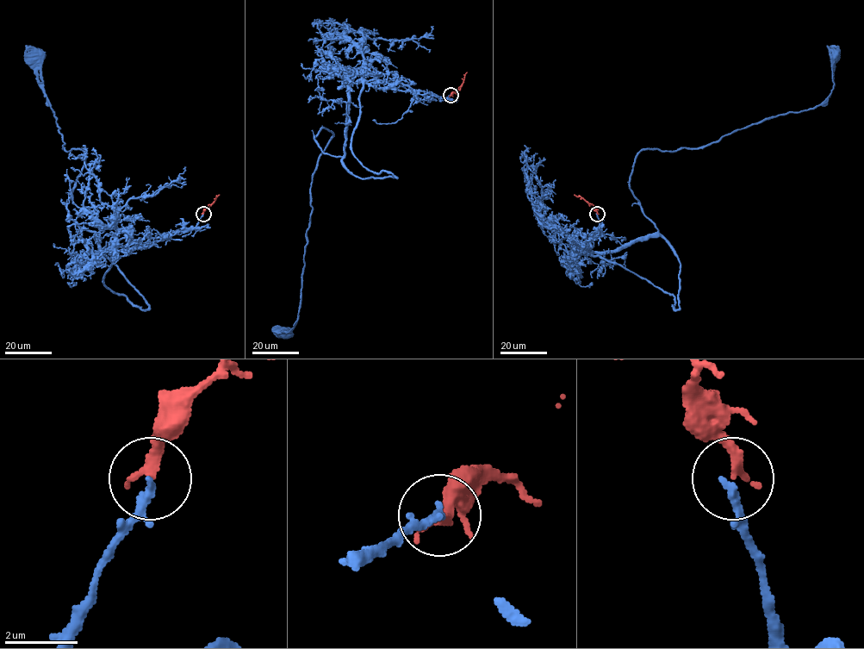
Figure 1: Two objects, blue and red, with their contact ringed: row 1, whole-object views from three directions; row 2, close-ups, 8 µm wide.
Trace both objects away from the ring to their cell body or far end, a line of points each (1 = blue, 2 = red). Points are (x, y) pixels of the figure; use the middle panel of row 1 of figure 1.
1: (450, 95), (355, 83), (344, 154), (326, 153), (314, 137), (332, 134), (313, 176), (298, 318), (284, 333)
2: (450, 95), (459, 90), (467, 71)

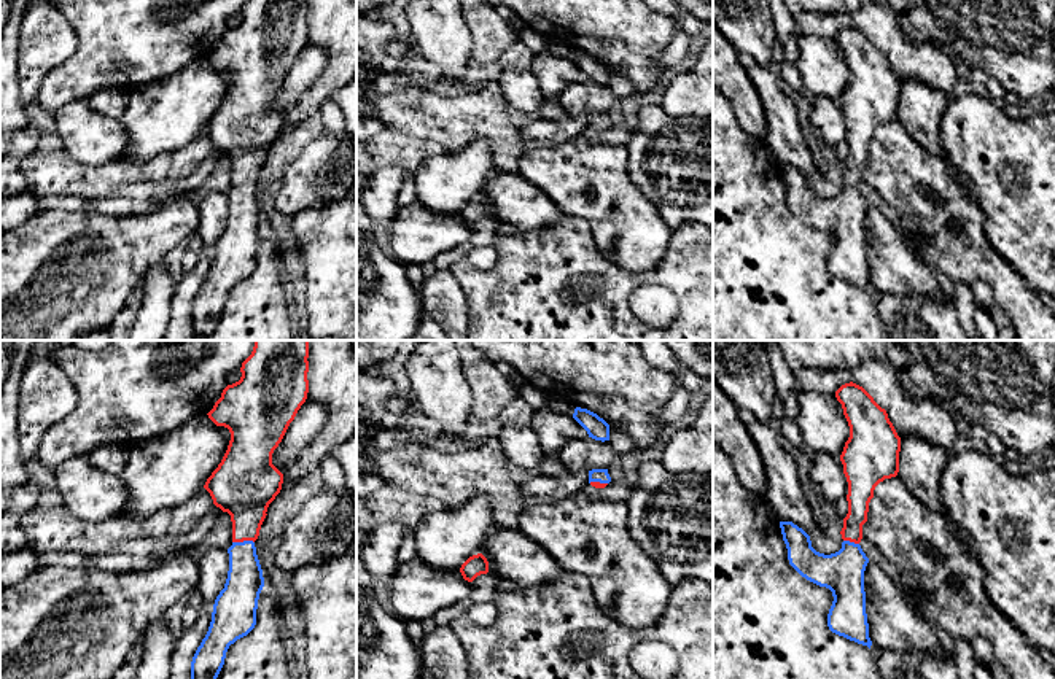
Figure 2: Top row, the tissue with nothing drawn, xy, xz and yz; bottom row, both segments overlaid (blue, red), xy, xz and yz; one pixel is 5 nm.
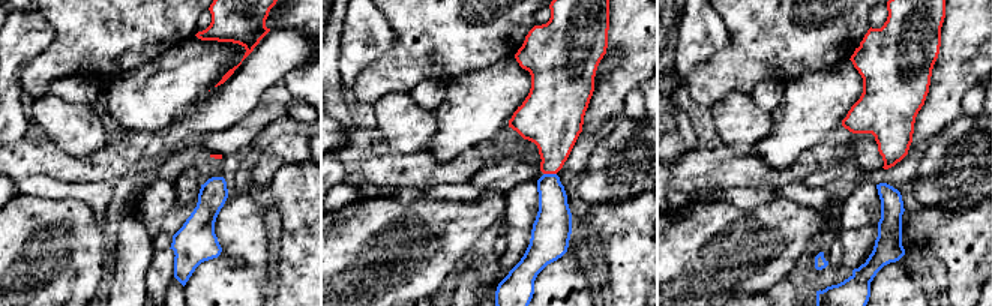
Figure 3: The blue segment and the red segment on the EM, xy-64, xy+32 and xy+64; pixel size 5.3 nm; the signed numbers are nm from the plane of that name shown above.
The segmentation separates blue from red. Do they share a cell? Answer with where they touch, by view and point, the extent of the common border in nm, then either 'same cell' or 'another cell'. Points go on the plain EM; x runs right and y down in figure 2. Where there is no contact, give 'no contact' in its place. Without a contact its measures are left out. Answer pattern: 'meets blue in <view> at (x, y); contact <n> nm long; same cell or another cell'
meets blue in xy at (244, 185); contact 110 nm long; same cell

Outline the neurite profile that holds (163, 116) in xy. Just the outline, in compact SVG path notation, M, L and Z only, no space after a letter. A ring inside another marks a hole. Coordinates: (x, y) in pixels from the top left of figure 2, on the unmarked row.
M196 59L181 72L132 87L121 118L127 145L119 157L145 162L189 145L221 107L229 84L228 72Z

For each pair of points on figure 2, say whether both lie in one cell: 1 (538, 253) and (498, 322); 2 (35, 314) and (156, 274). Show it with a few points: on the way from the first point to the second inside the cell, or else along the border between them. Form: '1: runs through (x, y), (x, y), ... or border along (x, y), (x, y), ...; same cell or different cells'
1: runs through (529, 271), (519, 282), (519, 301), (516, 304); same cell
2: border along (163, 256), (148, 269), (142, 282); different cells

